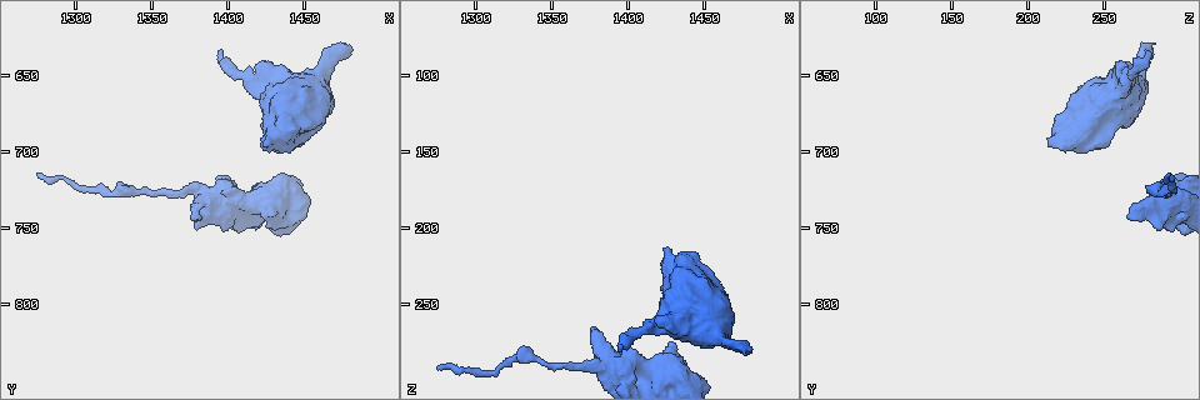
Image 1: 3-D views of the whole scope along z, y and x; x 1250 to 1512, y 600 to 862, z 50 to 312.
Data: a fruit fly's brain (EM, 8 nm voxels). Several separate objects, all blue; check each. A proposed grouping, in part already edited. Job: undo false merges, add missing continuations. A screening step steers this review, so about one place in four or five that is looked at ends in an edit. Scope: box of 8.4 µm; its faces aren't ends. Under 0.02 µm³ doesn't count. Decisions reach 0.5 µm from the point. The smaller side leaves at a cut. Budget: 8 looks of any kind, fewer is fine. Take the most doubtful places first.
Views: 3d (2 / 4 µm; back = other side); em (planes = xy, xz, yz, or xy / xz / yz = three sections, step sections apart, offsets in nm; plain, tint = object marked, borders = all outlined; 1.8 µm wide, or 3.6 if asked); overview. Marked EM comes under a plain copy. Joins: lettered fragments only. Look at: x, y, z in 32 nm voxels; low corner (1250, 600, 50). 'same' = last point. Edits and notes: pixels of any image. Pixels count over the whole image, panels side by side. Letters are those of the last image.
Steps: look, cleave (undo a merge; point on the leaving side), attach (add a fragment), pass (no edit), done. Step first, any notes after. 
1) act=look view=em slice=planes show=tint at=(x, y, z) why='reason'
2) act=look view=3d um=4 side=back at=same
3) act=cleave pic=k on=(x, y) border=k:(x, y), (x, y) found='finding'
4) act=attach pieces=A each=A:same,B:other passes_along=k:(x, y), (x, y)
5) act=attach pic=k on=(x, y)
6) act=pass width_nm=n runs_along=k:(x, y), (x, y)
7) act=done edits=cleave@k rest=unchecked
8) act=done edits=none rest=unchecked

act=look view=em slice=planes show=borders at=(1480, 634, 282) why='an open end'

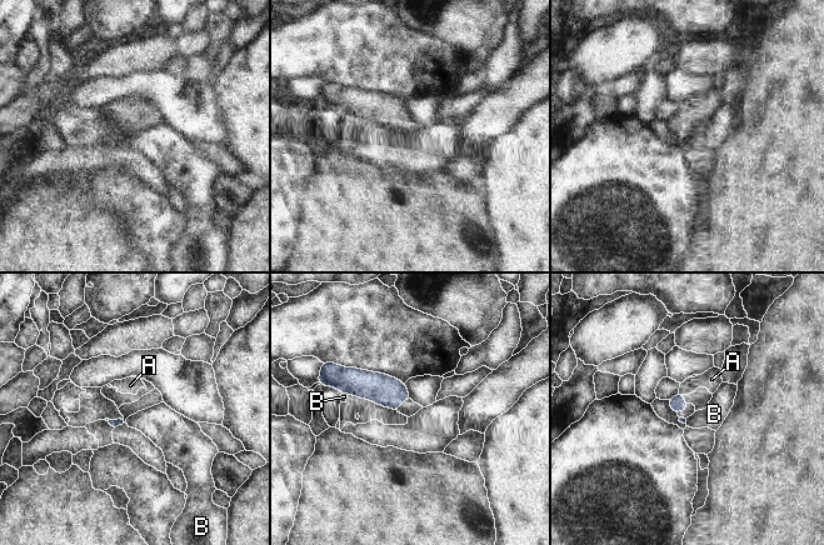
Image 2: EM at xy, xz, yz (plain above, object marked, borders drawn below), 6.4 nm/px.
act=attach pieces=A each=A:same,B:other found='the neuron continues'

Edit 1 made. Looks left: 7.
act=look view=overview

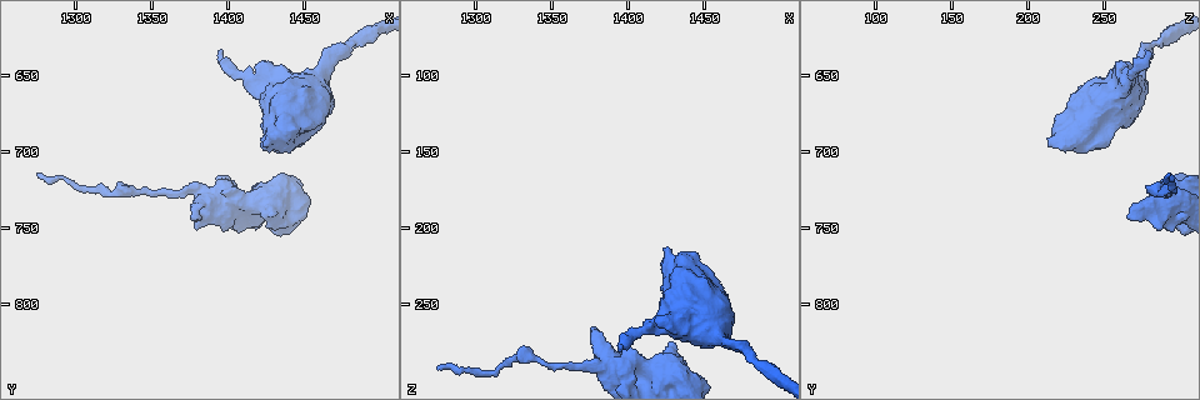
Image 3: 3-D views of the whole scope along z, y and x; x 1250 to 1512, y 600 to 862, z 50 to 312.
act=look view=em slice=planes show=borders at=(1392, 634, 278) why='an open end'

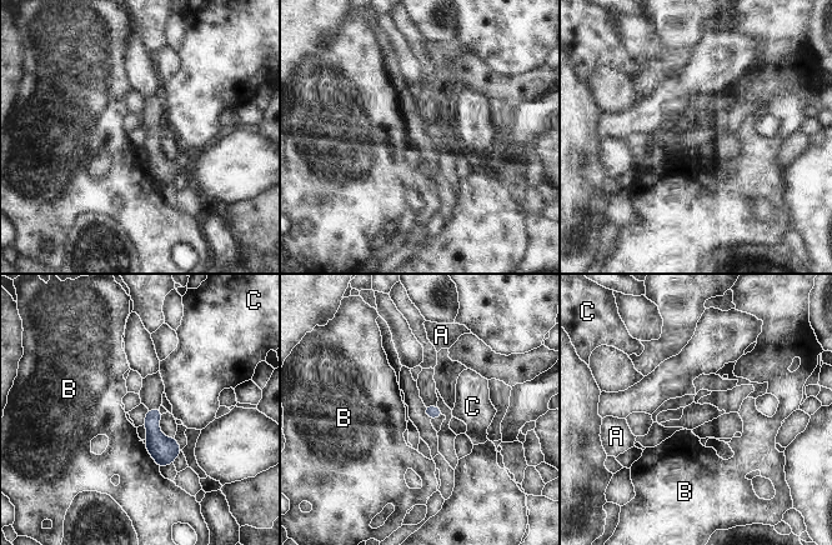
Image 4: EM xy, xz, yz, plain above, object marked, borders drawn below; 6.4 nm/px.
act=pass each=A:other,B:other,C:other border=4:(144, 444), (159, 468) found='no lettered fragment goes on from it'

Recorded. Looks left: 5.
act=look view=3d um=2 at=(1388, 734, 286) why='a fork'

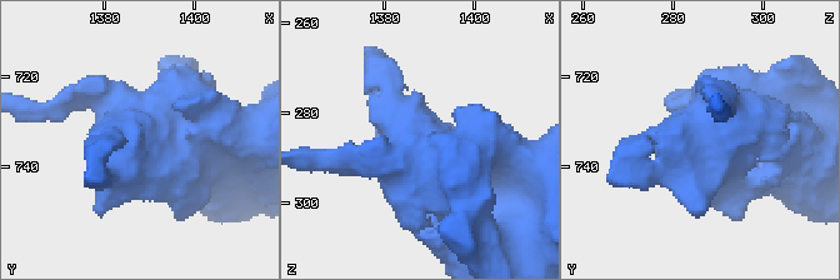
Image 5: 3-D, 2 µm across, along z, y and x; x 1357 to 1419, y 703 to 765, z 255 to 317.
act=look view=em slice=xy step=8 show=tint at=(1388, 734, 288) why='now the EM'

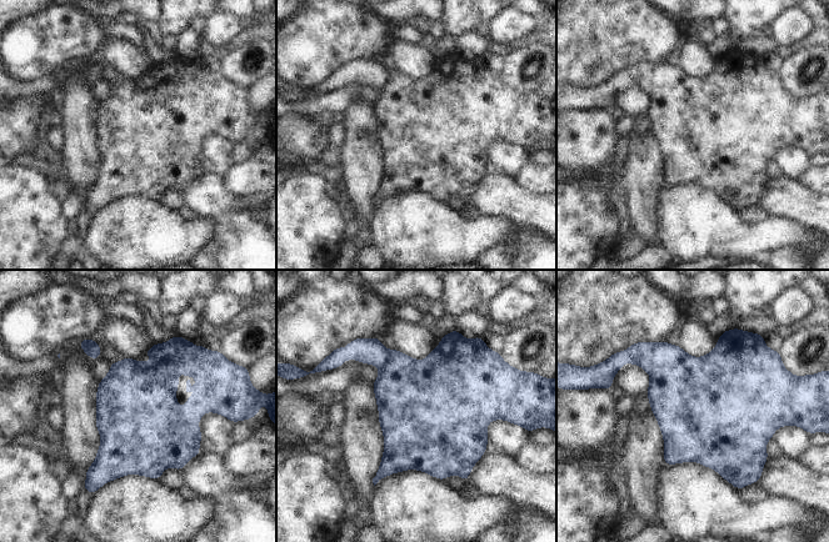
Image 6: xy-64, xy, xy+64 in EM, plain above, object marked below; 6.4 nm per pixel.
act=look view=em slice=planes show=borders at=same why='another direction'

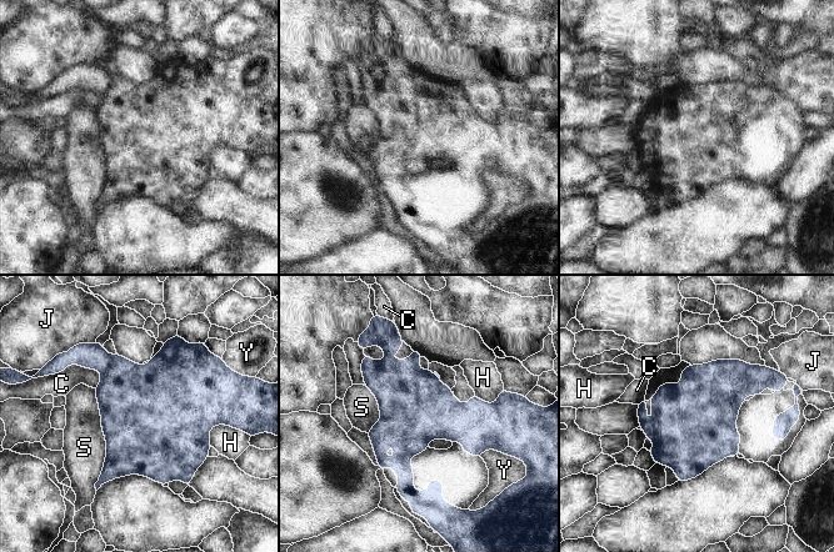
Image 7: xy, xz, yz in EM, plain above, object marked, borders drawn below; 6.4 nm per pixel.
act=pass width_nm=460 each=C:other,H:other,J:other,S:other,Y:other border=7:(498, 450), (485, 450), (480, 456) found='all the same neuron'

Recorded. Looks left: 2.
act=done edits=attach@2 rest=unchecked

